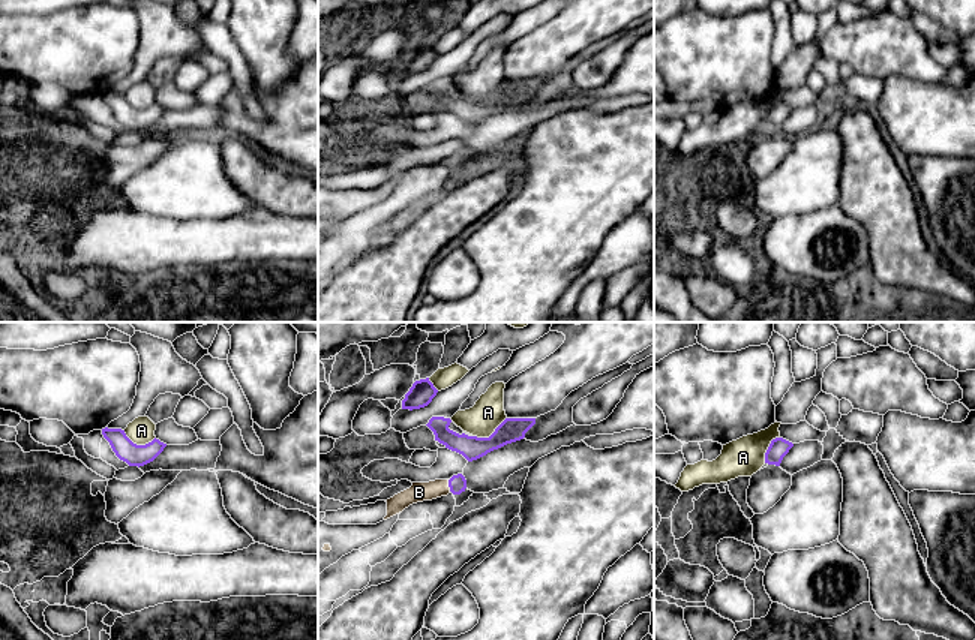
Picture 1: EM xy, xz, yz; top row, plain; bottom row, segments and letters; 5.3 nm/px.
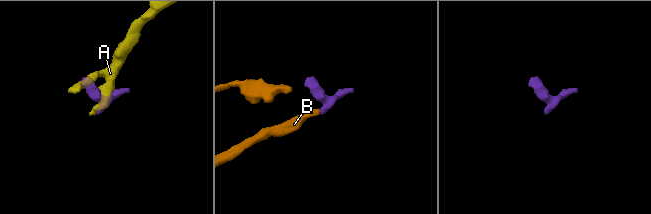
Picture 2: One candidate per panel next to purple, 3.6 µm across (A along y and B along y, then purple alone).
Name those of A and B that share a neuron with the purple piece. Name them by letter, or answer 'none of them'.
B

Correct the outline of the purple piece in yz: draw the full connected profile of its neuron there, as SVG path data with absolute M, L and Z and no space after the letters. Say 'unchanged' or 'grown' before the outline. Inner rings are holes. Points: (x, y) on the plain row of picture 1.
unchanged; M783 102L772 103L765 117L765 127L780 130L783 121L789 117L792 111L794 108Z

